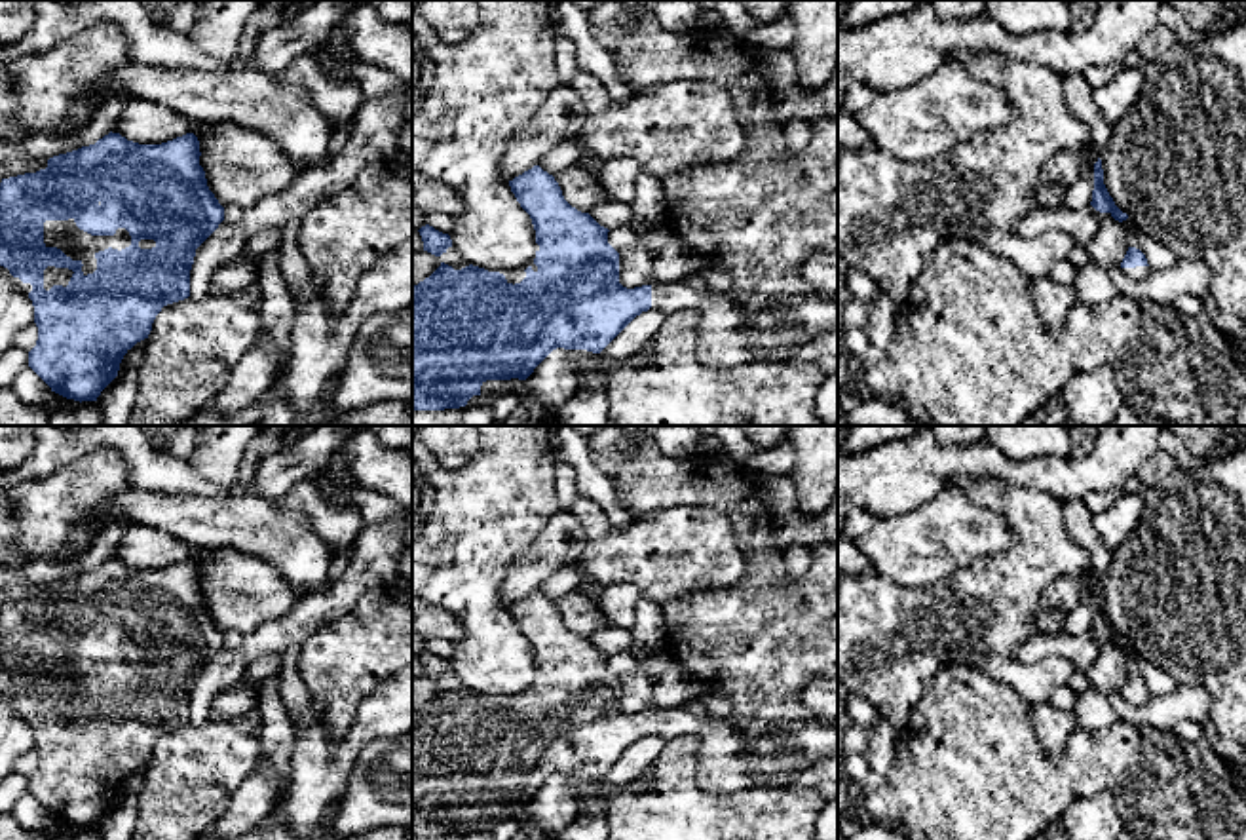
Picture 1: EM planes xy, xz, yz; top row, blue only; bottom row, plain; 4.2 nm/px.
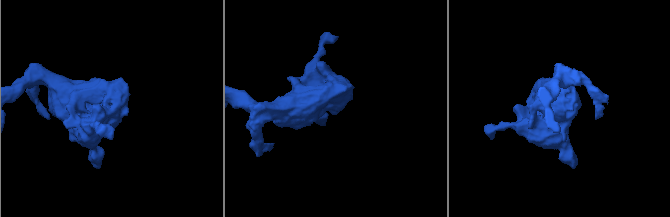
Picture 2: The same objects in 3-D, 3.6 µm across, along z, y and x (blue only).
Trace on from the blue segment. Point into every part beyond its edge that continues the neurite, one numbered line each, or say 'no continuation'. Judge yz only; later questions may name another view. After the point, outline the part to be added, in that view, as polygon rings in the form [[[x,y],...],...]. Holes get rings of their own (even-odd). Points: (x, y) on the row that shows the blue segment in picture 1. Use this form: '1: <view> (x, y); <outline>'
1: yz (1140, 272); [[[1136,266],[1136,268],[1123,268],[1123,272],[1126,276],[1130,276],[1132,279],[1142,281],[1151,274],[1151,268],[1149,266]]]

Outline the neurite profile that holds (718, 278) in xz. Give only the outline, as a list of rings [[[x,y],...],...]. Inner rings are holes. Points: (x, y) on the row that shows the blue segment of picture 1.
[[[710,262],[710,266],[705,268],[701,274],[707,281],[707,287],[712,291],[724,293],[731,287],[731,274],[720,264]]]

